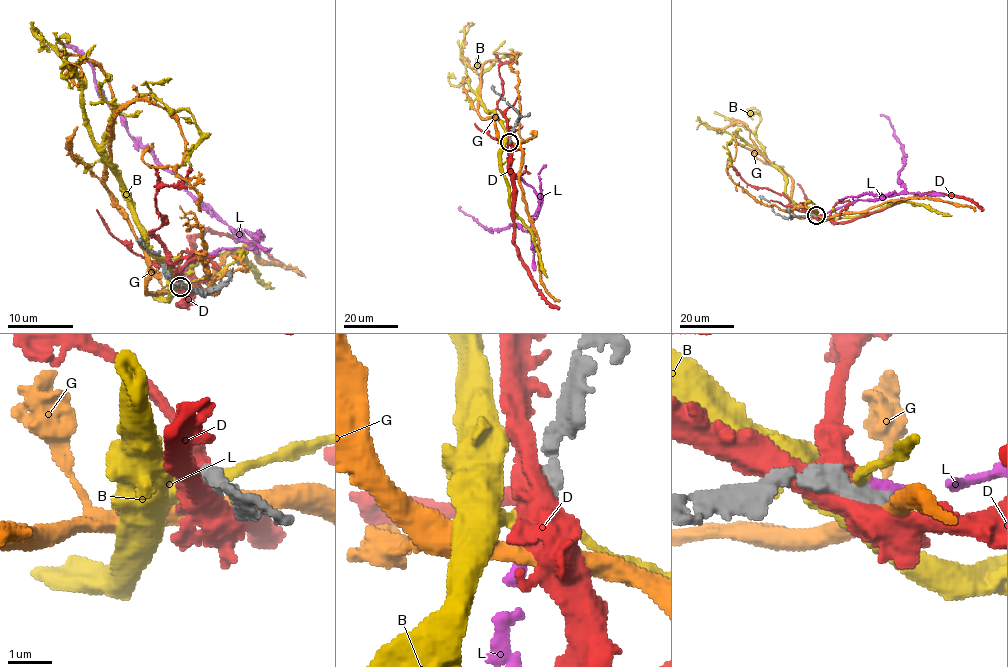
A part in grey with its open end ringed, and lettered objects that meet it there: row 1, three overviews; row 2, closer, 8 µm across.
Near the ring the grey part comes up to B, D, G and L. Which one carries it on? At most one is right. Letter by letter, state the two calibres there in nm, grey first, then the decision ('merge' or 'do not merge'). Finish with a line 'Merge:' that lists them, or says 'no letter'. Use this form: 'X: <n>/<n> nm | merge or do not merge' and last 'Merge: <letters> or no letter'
B: 480/260 nm | do not merge
D: 550/550 nm | do not merge
G: 360/420 nm | do not merge
L: 400/320 nm | merge
Merge: L

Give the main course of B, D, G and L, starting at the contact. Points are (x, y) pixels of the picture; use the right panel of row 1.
B: (815, 214), (788, 196), (785, 176), (750, 131), (732, 124), (715, 129), (697, 116)
D: (813, 215), (844, 223), (882, 211), (903, 199), (943, 193), (968, 198), (982, 211)
G: (816, 215), (799, 217), (795, 215), (790, 205), (792, 179), (734, 139), (735, 157), (727, 174), (738, 184)
L: (815, 215), (855, 200), (885, 198), (905, 190), (898, 179), (903, 146), (889, 119), (880, 115)

